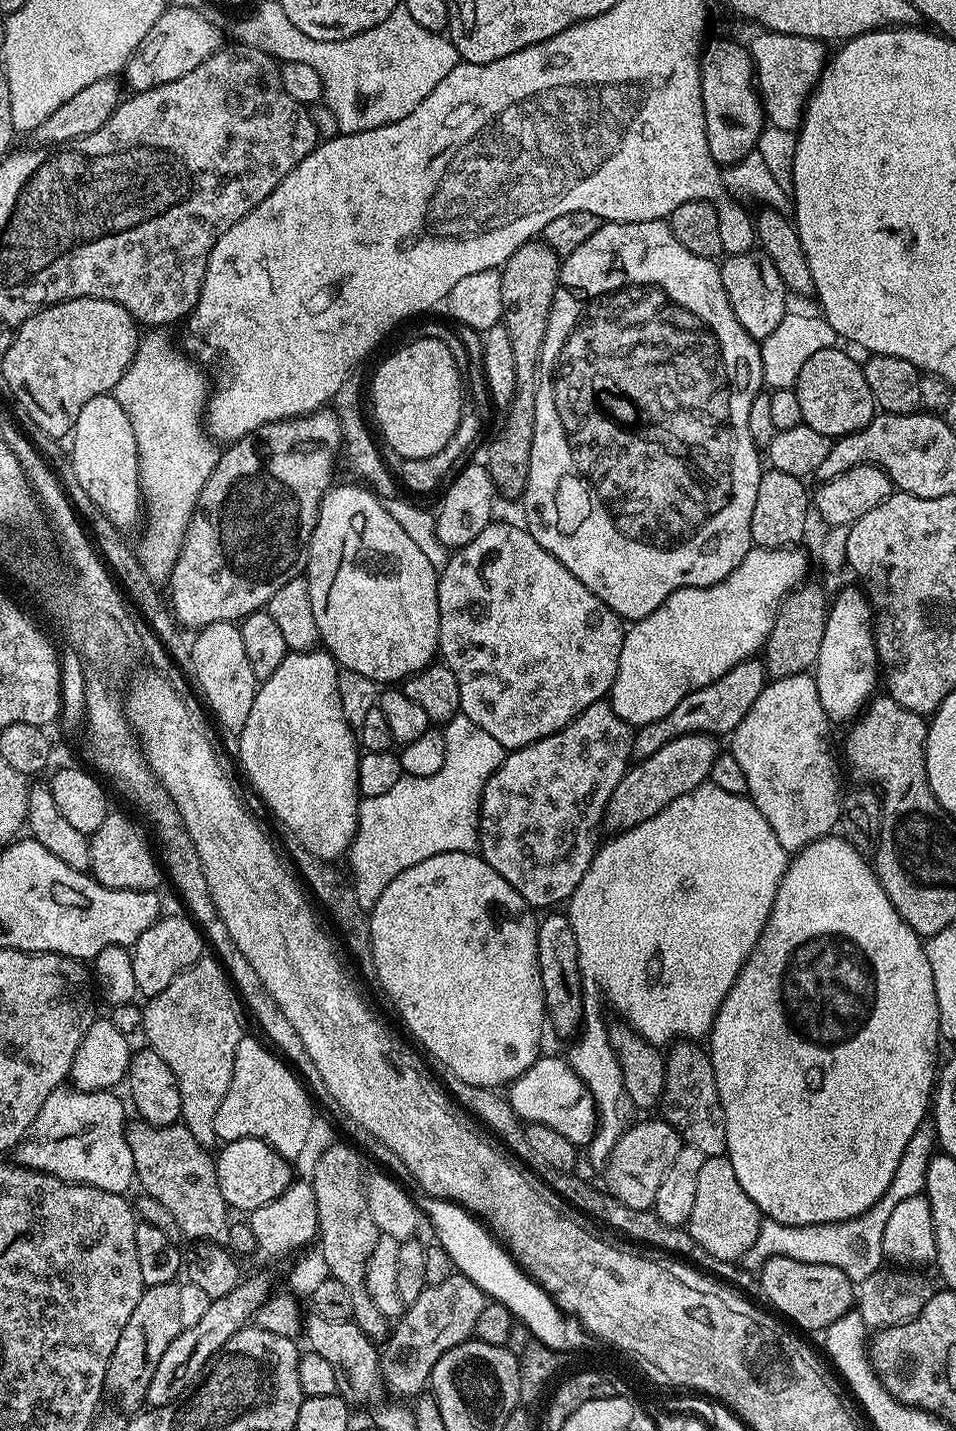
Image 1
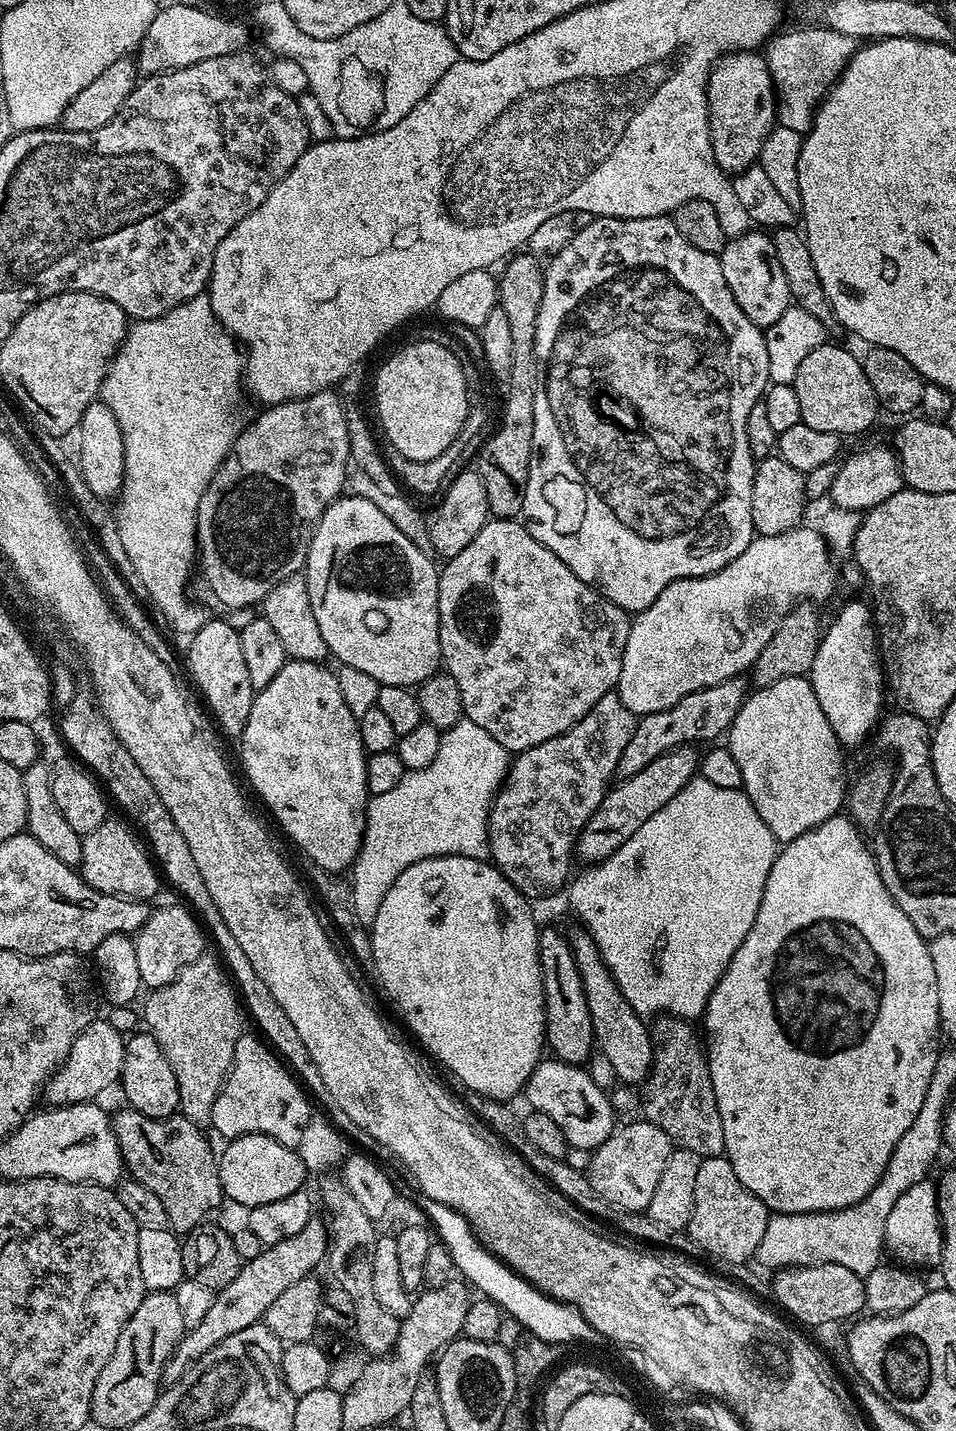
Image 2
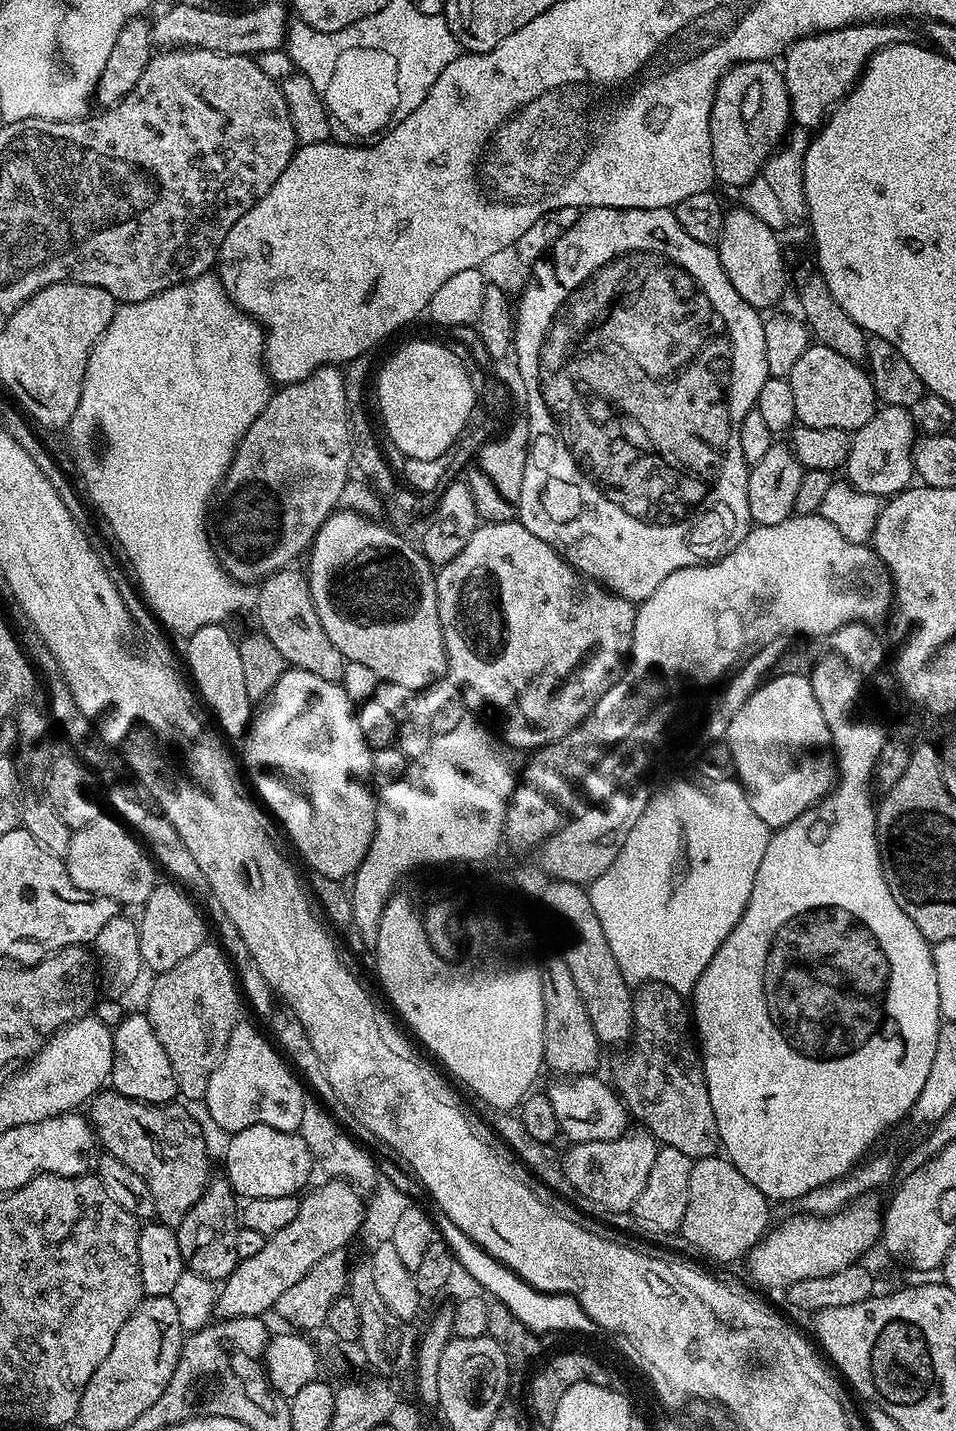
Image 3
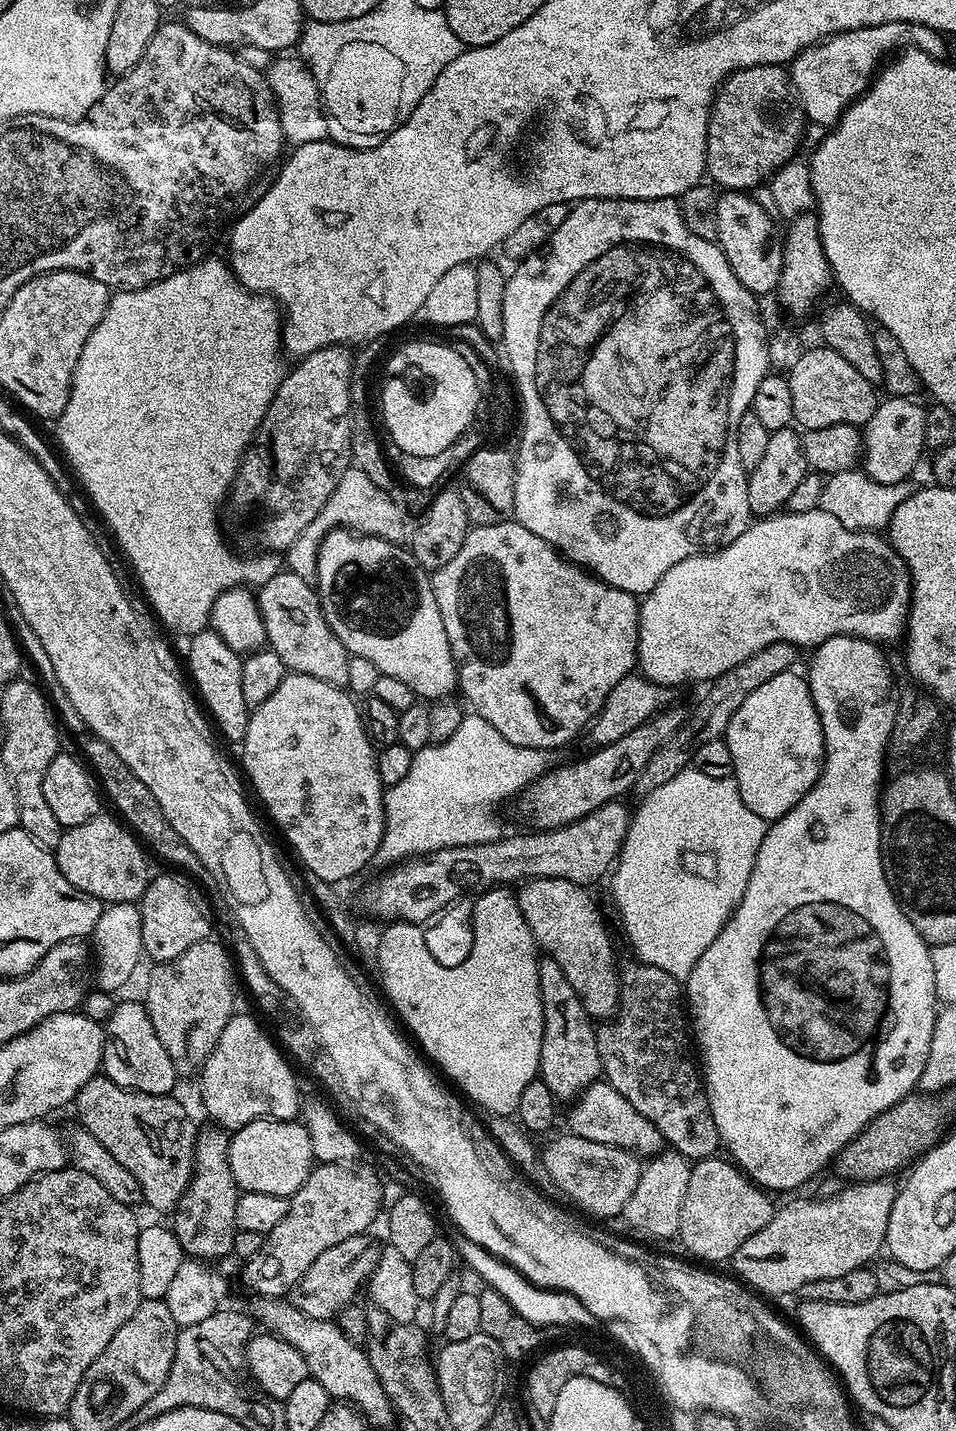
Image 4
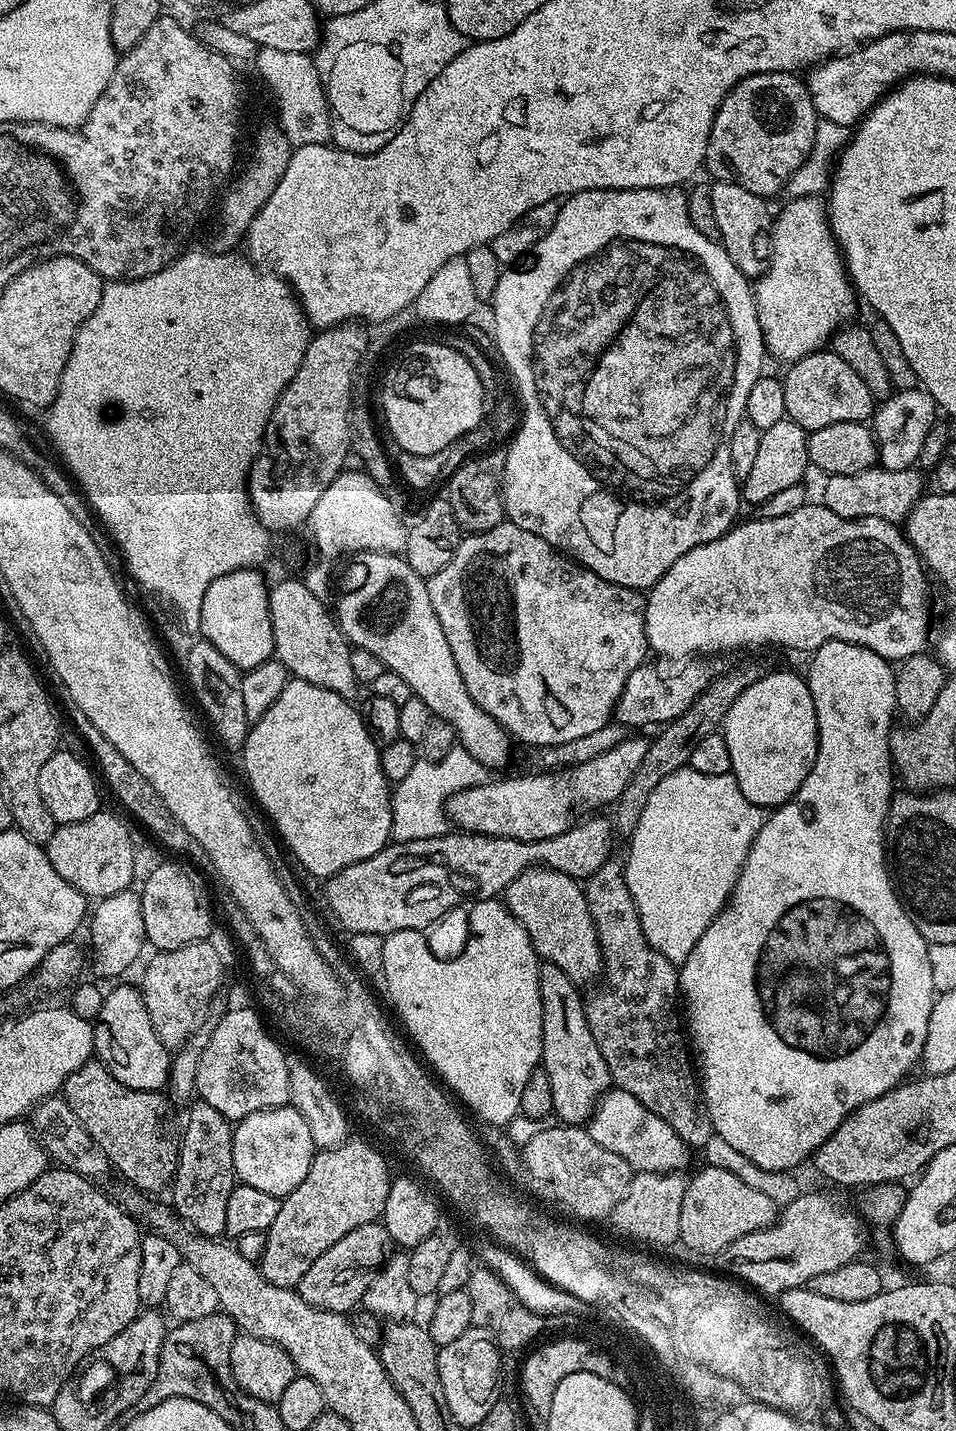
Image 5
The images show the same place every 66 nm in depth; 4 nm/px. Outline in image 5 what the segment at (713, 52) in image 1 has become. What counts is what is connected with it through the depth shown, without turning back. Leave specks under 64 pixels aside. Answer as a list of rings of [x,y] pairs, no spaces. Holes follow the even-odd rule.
[[[759,72],[748,76],[728,91],[716,112],[704,168],[713,181],[733,180],[750,194],[765,198],[781,195],[787,181],[811,154],[817,121],[807,83],[799,75]]]

